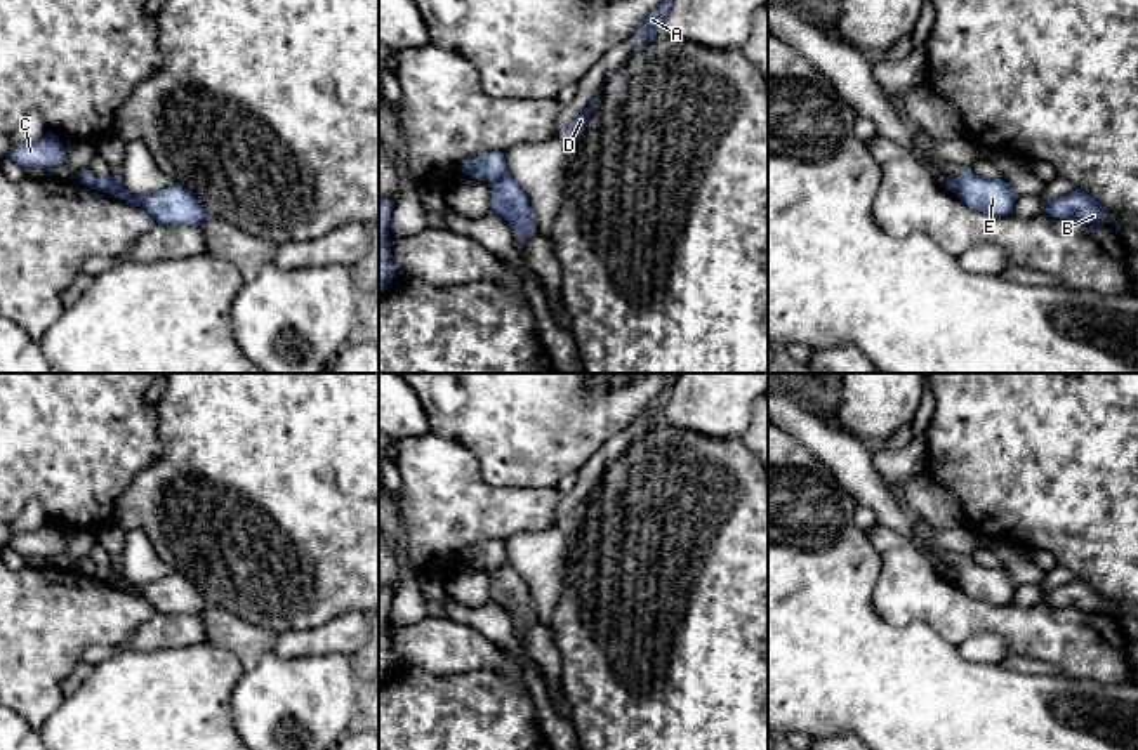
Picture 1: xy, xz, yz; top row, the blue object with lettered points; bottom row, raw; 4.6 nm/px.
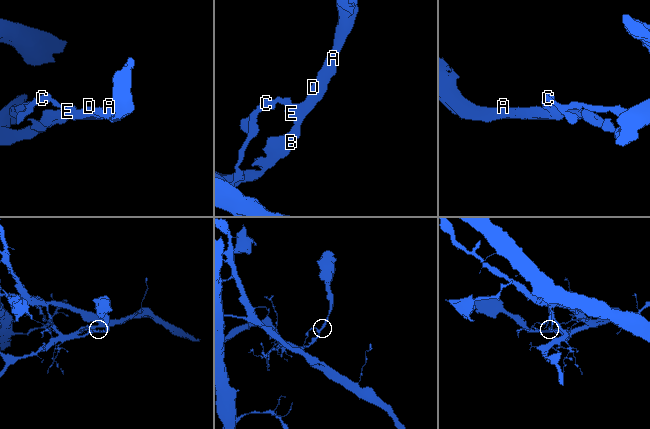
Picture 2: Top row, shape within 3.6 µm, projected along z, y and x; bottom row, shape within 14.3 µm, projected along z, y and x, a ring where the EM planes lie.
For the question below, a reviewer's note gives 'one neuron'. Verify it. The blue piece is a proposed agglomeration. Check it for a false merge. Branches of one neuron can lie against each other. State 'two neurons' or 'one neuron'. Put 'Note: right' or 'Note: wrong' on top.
Note: wrong
two neurons

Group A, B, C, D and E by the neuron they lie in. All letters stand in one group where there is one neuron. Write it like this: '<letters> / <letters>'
A B D E / C

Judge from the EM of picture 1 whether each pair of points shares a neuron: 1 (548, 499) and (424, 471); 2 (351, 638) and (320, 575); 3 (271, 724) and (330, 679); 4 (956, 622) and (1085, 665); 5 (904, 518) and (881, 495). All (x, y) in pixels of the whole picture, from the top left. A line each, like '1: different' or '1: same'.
1: same
2: different
3: same
4: same
5: same

